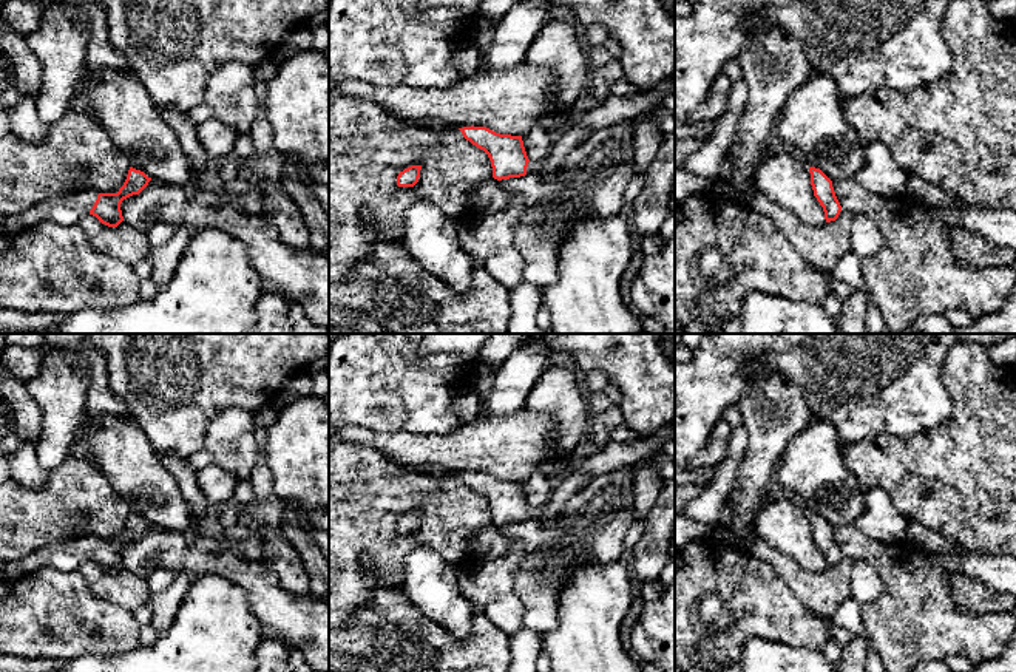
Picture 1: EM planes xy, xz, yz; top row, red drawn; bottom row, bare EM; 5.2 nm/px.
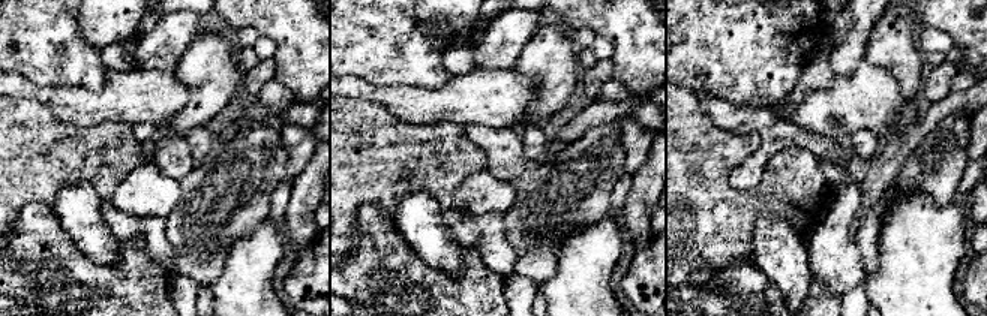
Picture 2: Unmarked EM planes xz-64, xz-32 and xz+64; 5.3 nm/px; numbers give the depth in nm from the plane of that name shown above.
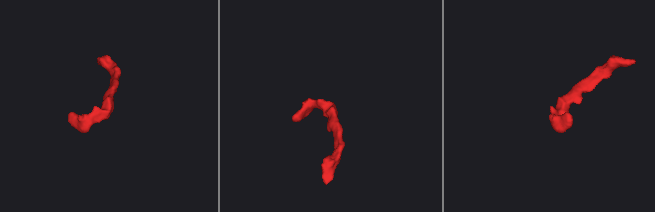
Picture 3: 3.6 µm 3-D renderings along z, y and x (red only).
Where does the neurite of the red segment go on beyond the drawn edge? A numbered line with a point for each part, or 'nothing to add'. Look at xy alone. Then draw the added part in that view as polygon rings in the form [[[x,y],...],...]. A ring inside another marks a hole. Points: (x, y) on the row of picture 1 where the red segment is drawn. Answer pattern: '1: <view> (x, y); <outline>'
1: xy (65, 209); [[[94,190],[51,195],[23,213],[14,216],[0,216],[0,232],[31,229],[45,219],[62,226],[71,226],[77,222],[80,216],[90,215],[97,195],[99,193]]]

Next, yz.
nothing to add

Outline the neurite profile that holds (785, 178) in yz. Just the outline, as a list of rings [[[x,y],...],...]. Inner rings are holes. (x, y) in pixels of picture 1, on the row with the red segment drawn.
[[[777,150],[754,171],[755,188],[791,210],[806,226],[826,222],[825,212],[811,185],[806,161],[787,150]]]

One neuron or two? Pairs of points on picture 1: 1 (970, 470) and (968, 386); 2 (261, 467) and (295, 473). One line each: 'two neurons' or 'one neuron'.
1: one neuron
2: two neurons

